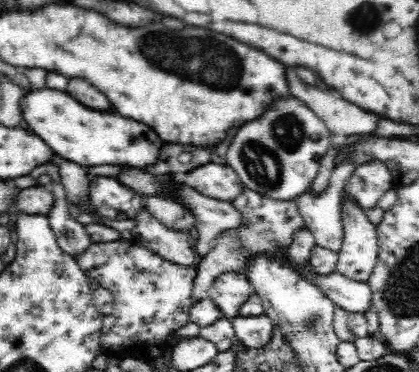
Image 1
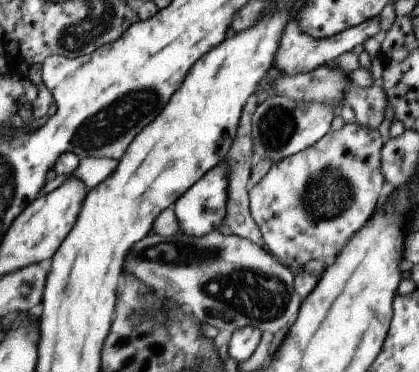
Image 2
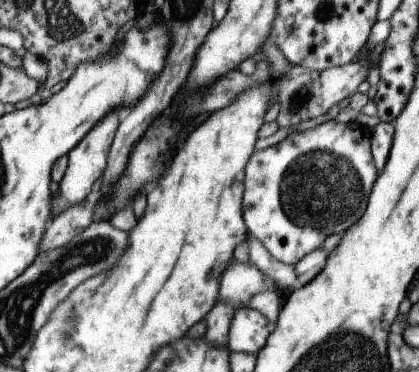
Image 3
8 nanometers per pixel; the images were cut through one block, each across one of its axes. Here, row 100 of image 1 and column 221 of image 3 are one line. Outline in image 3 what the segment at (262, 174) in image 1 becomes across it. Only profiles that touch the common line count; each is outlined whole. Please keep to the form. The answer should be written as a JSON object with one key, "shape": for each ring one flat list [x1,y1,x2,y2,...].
{"shape":[[231,260,231,264,223,270,221,278,219,278,219,304,229,304,235,310,241,308,249,308,251,298,255,298,261,292,273,290,275,292,275,284,271,282,269,286,263,284,265,274,259,272,257,266,253,266,251,262,241,264]]}

